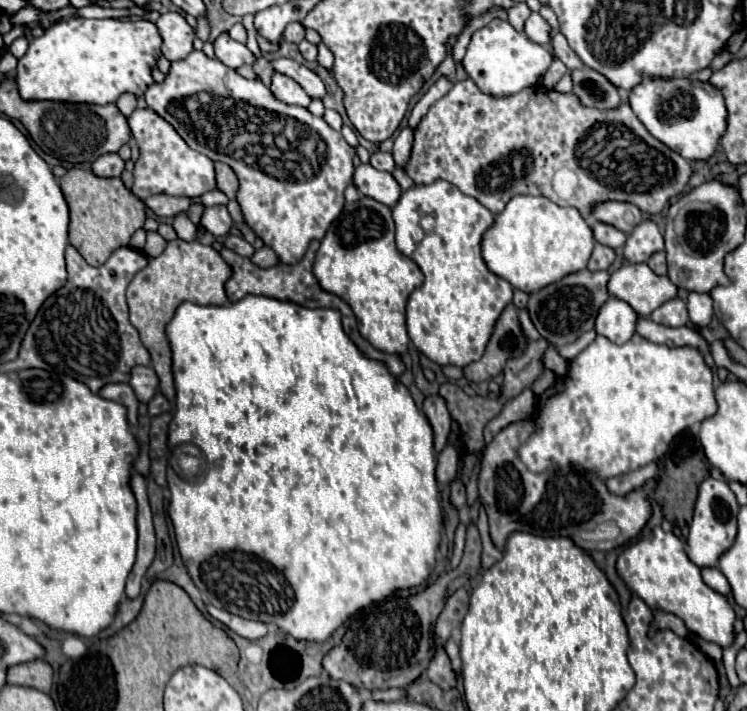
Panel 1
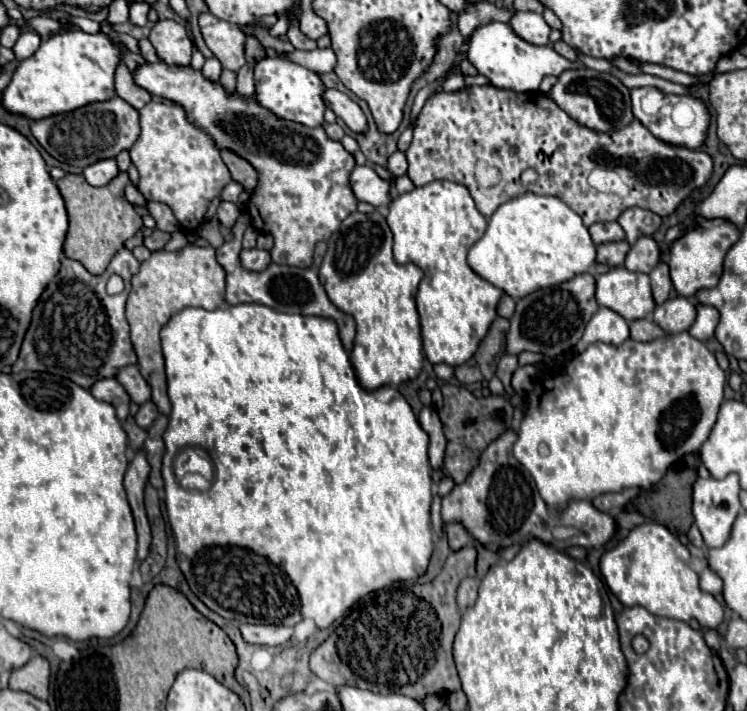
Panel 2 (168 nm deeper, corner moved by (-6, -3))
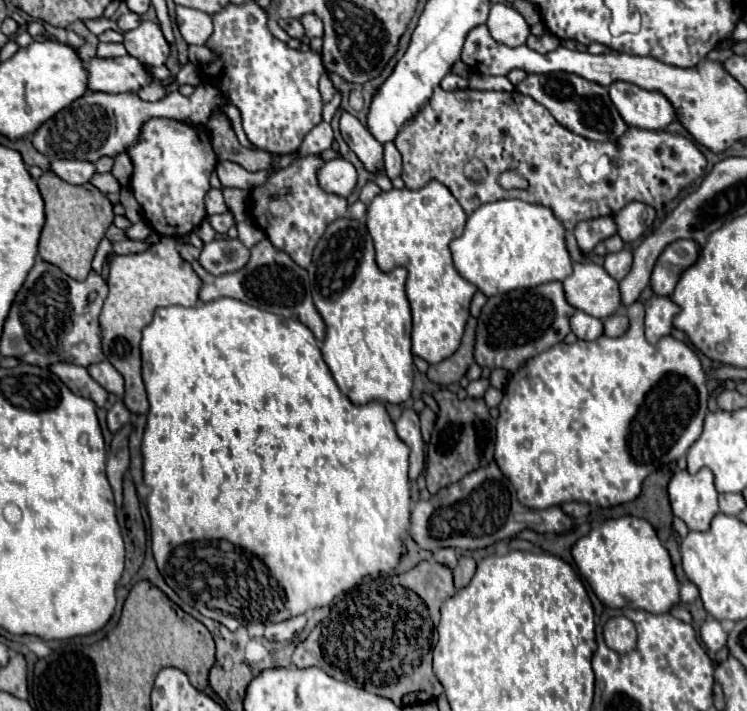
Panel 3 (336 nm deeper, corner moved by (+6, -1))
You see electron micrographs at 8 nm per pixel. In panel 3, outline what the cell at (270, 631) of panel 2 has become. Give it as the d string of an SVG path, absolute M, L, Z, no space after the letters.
M298 615L298 617L292 617L292 619L280 621L280 623L270 623L266 627L264 637L268 641L288 641L296 633L300 633L304 629L304 625L306 625L306 615Z

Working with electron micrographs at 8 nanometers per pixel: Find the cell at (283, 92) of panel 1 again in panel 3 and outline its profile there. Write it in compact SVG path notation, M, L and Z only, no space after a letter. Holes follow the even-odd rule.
M246 1L240 5L226 5L222 11L212 15L214 23L214 33L210 39L204 43L216 59L200 67L200 77L202 81L210 81L226 99L238 107L240 119L242 119L242 129L248 137L248 141L264 151L270 151L276 155L282 153L292 153L300 147L302 139L310 133L312 127L316 127L322 121L322 99L318 91L318 79L326 73L322 65L320 53L314 53L310 49L290 49L284 41L276 39L268 31L268 13L256 3L256 1ZM254 15L256 23L248 23L248 17Z

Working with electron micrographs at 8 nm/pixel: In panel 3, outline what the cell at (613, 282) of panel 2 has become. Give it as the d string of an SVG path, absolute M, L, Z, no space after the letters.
M574 261L572 275L562 281L566 301L596 319L606 319L620 307L618 281L592 261Z

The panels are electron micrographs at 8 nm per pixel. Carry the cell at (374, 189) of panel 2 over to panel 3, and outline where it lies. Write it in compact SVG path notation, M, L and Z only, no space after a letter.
M342 157L326 161L316 173L320 189L340 197L348 197L356 187L356 169Z

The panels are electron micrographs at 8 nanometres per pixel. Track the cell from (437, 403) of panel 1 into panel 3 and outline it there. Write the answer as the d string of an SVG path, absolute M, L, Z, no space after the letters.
M406 409L396 421L398 437L410 447L410 479L414 481L424 467L424 441L420 435L420 421L412 409Z

